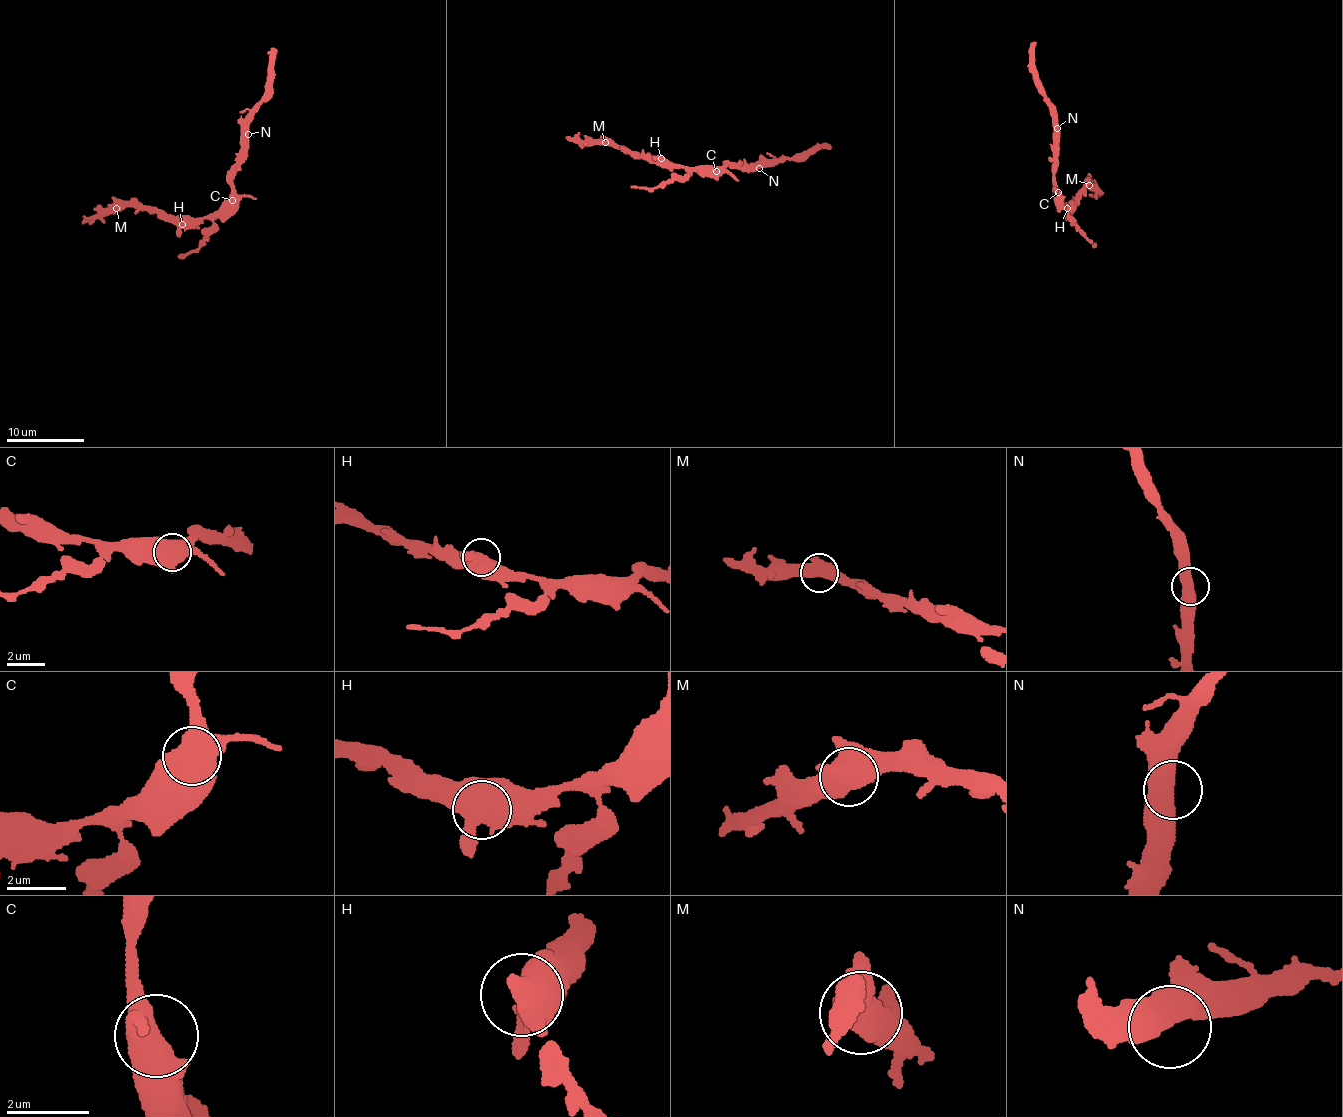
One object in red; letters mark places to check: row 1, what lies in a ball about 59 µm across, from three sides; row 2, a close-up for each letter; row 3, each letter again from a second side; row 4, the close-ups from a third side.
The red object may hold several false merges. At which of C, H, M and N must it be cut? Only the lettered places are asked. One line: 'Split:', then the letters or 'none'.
Split: none

